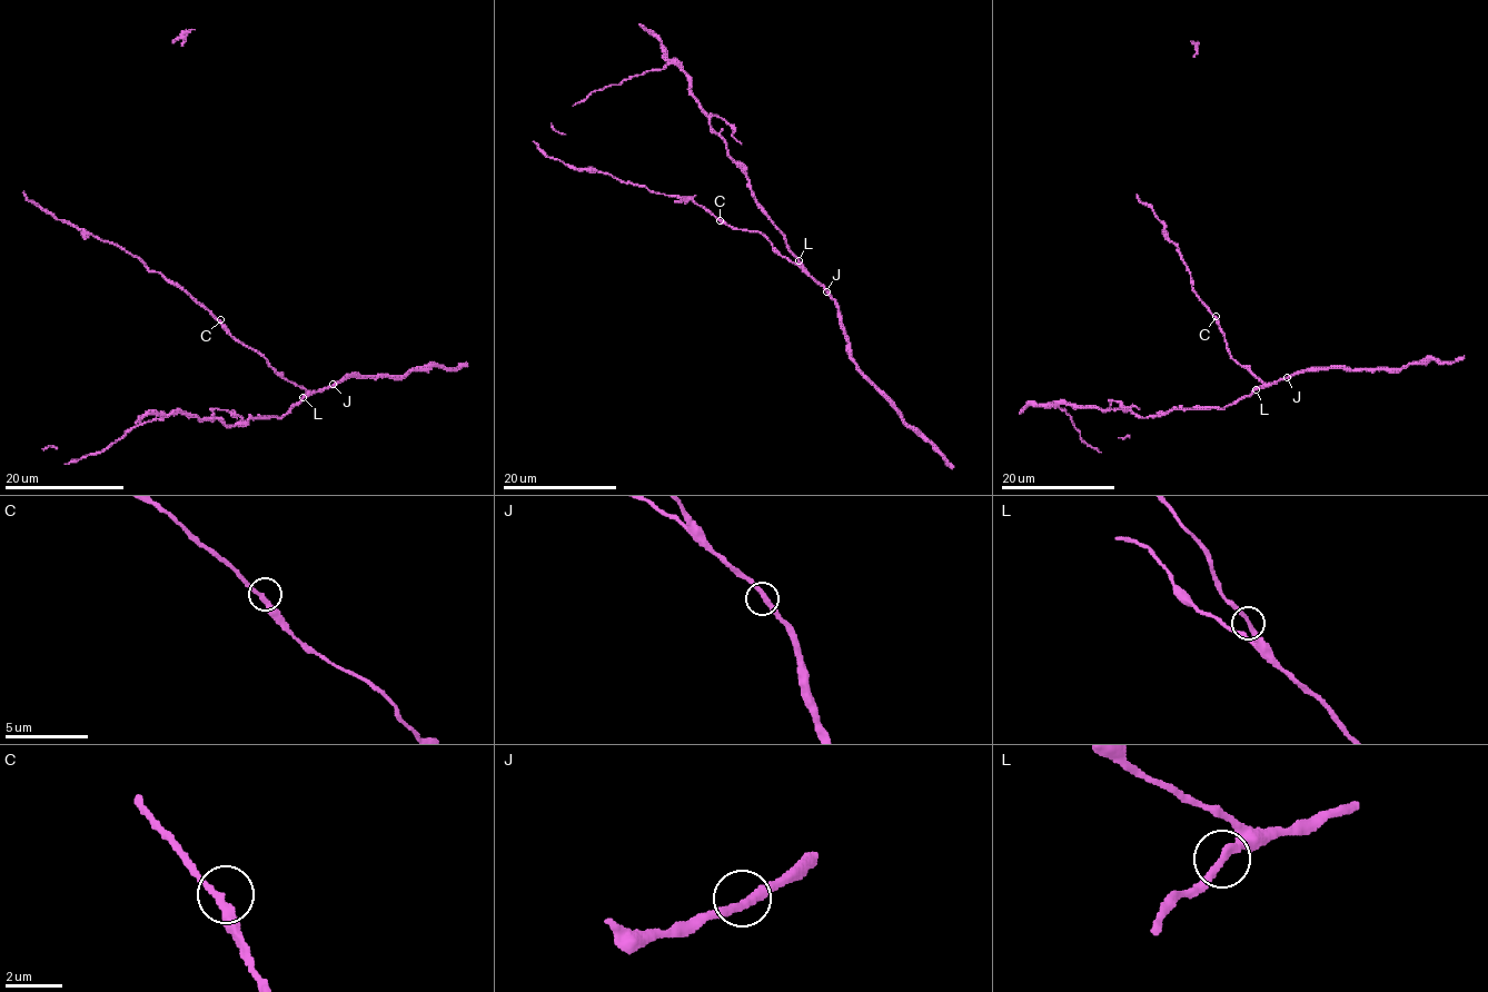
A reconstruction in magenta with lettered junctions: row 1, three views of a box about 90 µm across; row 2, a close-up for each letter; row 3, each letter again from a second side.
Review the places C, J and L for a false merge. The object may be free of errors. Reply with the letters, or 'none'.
none

